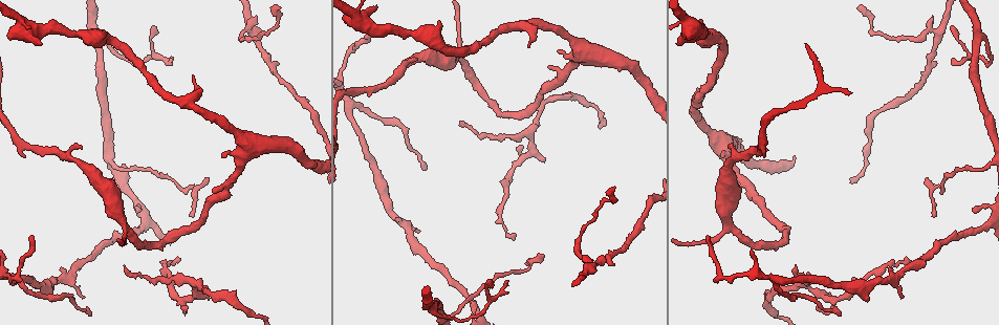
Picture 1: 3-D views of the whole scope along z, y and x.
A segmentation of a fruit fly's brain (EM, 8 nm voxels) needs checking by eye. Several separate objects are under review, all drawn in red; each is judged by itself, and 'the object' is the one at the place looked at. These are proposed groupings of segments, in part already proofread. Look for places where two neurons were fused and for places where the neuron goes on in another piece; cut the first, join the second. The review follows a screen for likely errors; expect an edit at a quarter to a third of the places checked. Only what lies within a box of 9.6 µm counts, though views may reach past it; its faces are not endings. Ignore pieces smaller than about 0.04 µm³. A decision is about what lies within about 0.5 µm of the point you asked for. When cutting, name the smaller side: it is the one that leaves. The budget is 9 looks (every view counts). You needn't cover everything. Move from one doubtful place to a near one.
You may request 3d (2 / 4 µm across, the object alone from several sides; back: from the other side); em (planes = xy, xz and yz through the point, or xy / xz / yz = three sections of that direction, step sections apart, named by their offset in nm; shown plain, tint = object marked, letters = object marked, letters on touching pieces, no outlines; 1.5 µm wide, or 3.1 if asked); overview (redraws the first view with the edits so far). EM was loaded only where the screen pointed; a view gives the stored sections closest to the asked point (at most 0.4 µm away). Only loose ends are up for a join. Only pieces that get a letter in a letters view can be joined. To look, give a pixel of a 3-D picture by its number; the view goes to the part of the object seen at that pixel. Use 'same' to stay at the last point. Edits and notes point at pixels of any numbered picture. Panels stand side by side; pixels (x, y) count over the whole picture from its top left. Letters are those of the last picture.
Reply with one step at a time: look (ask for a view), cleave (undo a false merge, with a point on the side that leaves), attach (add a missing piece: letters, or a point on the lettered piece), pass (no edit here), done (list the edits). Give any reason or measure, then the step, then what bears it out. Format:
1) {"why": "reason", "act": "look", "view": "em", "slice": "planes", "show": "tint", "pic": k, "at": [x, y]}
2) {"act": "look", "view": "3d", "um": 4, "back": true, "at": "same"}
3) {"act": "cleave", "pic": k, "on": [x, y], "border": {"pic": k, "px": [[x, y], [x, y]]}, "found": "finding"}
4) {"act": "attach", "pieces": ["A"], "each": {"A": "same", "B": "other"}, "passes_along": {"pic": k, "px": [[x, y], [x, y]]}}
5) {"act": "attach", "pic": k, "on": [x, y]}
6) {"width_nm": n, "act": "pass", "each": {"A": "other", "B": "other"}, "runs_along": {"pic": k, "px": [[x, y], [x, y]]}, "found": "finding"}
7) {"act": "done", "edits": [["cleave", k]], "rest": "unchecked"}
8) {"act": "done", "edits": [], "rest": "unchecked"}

{"why": "free end", "act": "look", "view": "3d", "um": 2, "pic": 1, "at": [170, 61]}

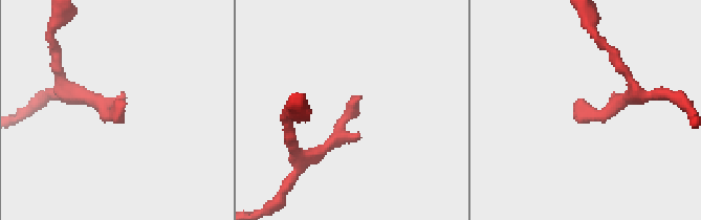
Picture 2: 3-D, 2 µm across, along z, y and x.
{"why": "shape alone is not enough", "act": "look", "view": "em", "slice": "planes", "show": "plain", "pic": 2, "at": [122, 102]}

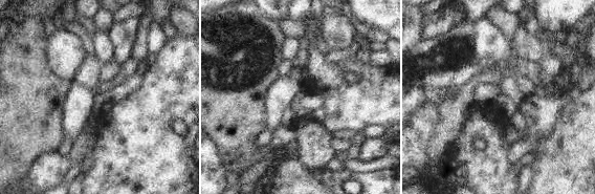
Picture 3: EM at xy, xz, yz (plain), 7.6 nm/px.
{"act": "look", "view": "em", "slice": "planes", "show": "letters", "at": "same"}

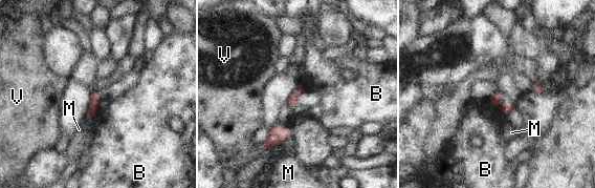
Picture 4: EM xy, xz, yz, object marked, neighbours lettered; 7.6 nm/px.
{"longest_contact_nm": ["B", 150], "act": "pass", "each": {"B": "other", "M": "other", "V": "other"}, "found": "none of them fits"}

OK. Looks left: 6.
{"why": "thin end", "act": "look", "view": "em", "slice": "xy", "step": 4, "show": "letters", "pic": 1, "at": [526, 265]}

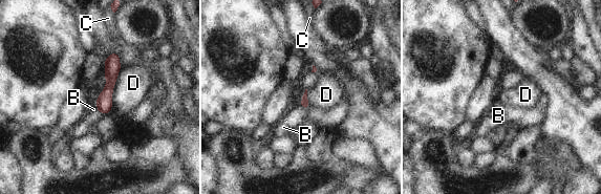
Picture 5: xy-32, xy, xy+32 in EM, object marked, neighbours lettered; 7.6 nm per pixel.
{"act": "pass", "each": {"B": "other", "C": "other", "D": "other"}, "border": {"pic": 5, "px": [[122, 68], [113, 88], [111, 109]]}, "found": "no lettered piece goes on from it"}

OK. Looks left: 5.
{"why": "an open end", "act": "look", "view": "em", "slice": "planes", "show": "tint", "pic": 1, "at": [718, 76]}

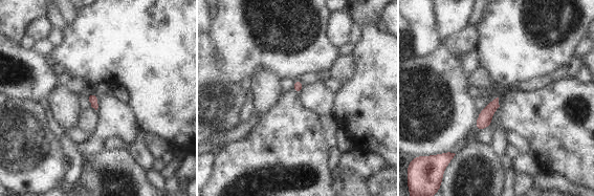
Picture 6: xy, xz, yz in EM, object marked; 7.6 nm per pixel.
{"why": "what lies round it", "act": "look", "view": "em", "slice": "planes", "show": "letters", "at": "same"}

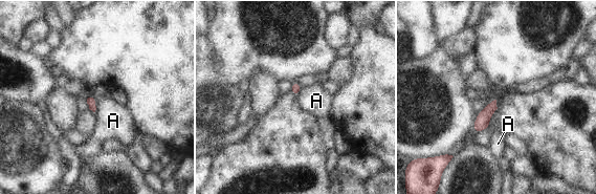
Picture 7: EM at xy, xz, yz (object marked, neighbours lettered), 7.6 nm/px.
{"act": "pass", "each": {"A": "other"}, "border": {"pic": 7, "px": [[303, 87], [295, 95]]}, "found": "no lettered piece goes on from it"}

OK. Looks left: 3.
{"why": "end of a long branch", "act": "look", "view": "em", "slice": "planes", "show": "tint", "pic": 1, "at": [838, 314]}

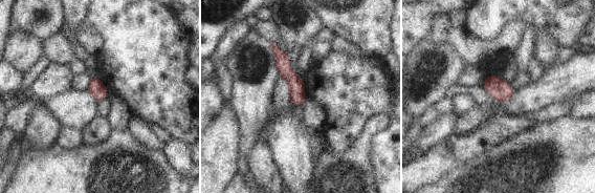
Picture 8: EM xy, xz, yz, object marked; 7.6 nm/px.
{"why": "what lies round it", "act": "look", "view": "em", "slice": "planes", "show": "letters", "at": "same"}

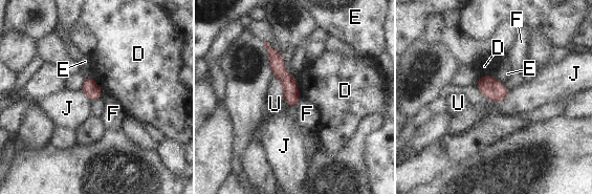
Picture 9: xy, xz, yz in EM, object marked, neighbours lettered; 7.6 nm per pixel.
{"width_nm": 120, "act": "pass", "each": {"D": "other", "E": "other", "F": "other", "J": "other", "U": "other"}, "border": {"pic": 9, "px": [[509, 90], [503, 100], [495, 102]]}, "found": "none of them fits"}

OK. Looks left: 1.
{"act": "done", "edits": [], "rest": "unchecked"}

